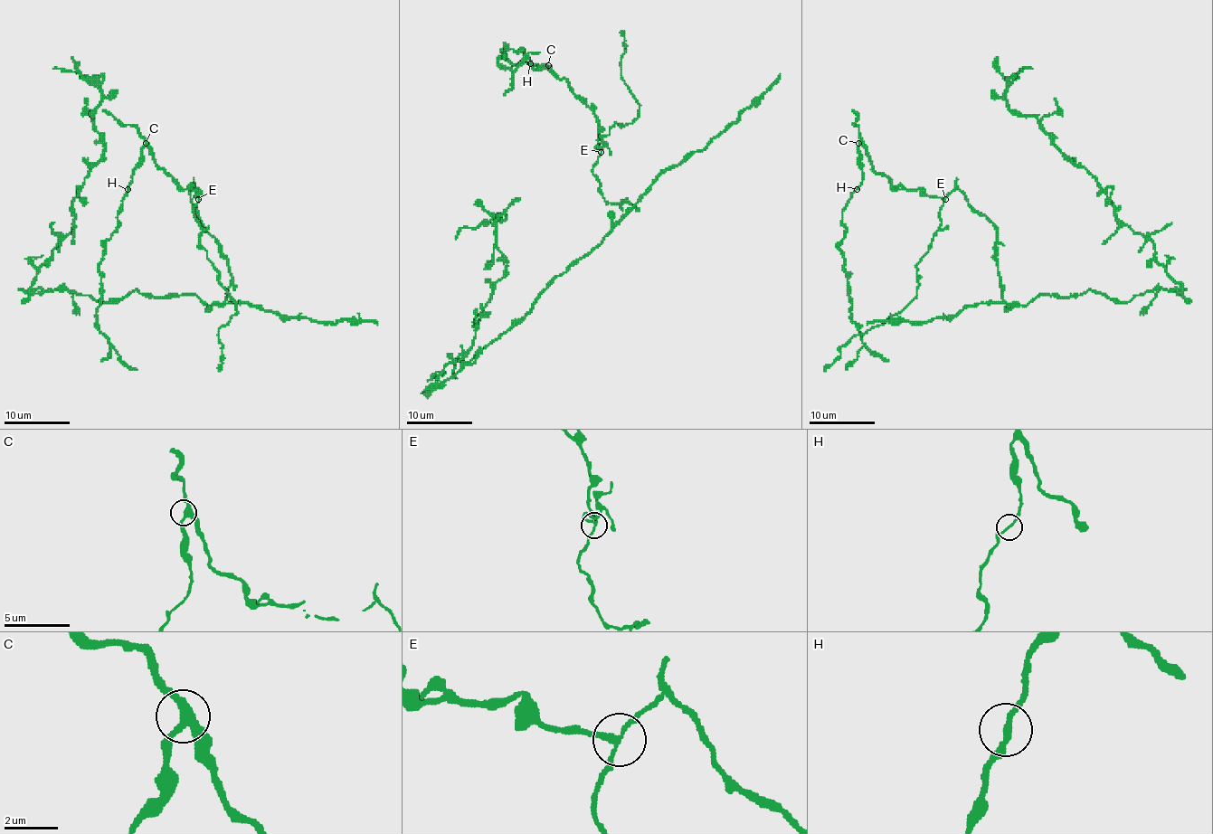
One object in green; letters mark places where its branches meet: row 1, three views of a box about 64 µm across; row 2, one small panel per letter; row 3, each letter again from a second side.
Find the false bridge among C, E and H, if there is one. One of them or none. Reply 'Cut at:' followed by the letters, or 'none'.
Cut at: E

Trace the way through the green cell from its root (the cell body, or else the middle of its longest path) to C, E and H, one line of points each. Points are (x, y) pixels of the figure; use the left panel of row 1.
C: (202, 301), (225, 301), (228, 260), (197, 215), (190, 197), (197, 191), (182, 189), (146, 143)
E: (202, 301), (205, 305), (223, 303), (232, 273), (222, 247), (197, 215), (190, 197), (192, 189), (198, 199)
H: (202, 301), (223, 303), (232, 273), (197, 215), (190, 197), (197, 191), (182, 189), (147, 145), (127, 189)

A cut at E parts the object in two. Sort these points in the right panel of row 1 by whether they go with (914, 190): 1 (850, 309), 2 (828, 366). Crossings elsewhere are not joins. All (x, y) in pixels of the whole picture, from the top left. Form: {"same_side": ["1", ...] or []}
{"same_side": ["1"]}

